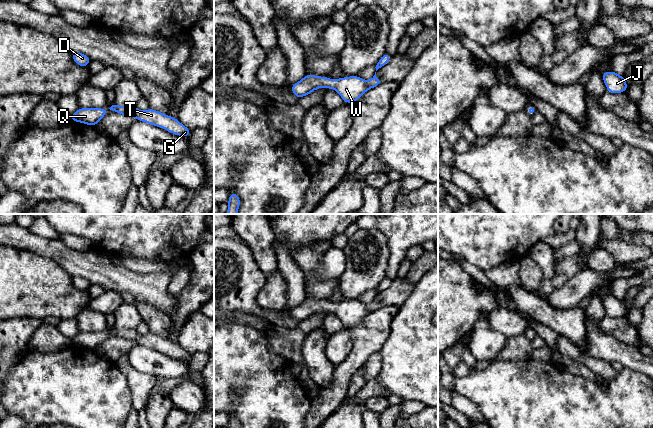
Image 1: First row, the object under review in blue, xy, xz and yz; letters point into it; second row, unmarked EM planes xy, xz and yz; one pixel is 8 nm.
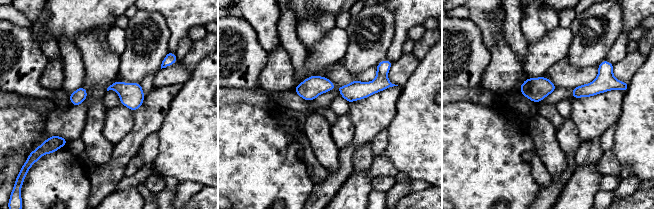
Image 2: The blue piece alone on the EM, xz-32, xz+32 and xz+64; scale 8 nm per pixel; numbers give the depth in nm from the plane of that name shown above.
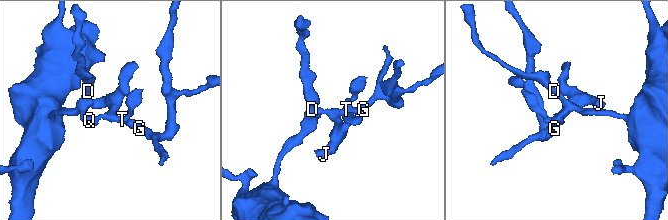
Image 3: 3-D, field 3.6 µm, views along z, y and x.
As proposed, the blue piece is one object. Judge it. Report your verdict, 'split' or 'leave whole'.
leave whole

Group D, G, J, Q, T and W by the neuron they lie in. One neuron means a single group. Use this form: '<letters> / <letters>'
D G J Q T W

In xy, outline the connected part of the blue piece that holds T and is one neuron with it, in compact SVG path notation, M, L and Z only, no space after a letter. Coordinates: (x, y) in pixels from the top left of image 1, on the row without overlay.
M112 328L109 329L107 333L79 332L70 340L70 343L74 346L80 346L95 351L95 349L106 339L107 334L118 336L123 340L135 341L139 345L164 352L168 356L184 362L188 361L192 355L180 347L177 342L164 339L163 337L150 332L146 335L139 335L137 330L119 330Z

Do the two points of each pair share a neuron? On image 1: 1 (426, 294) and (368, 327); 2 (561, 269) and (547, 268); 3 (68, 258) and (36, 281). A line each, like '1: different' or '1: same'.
1: different
2: different
3: different

